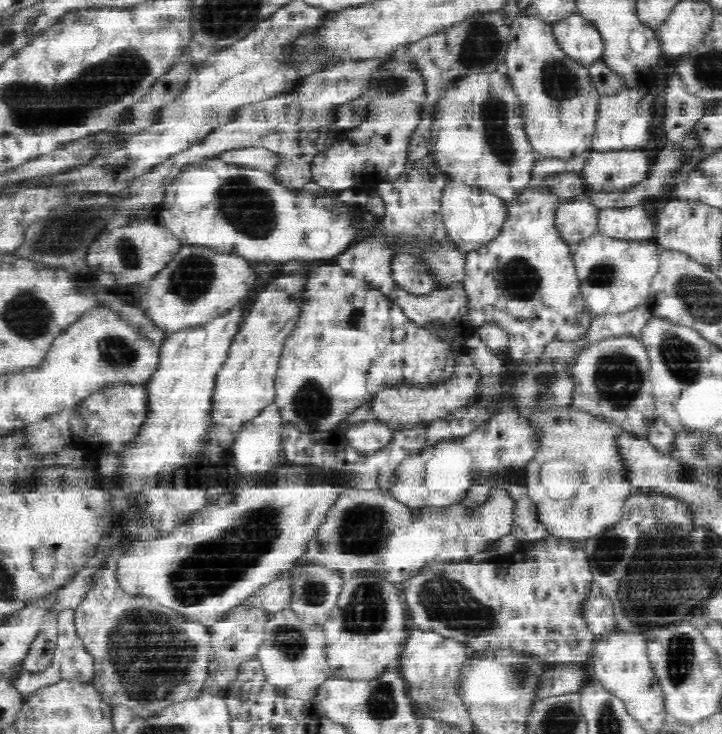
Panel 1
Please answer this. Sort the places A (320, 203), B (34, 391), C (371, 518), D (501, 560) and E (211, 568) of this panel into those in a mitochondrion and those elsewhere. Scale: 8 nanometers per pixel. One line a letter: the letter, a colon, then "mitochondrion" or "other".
A: other
B: other
C: mitochondrion
D: other
E: mitochondrion

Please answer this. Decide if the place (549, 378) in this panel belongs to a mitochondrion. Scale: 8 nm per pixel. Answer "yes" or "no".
yes

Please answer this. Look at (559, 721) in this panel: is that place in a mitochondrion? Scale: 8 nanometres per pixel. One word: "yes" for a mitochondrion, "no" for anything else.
yes

